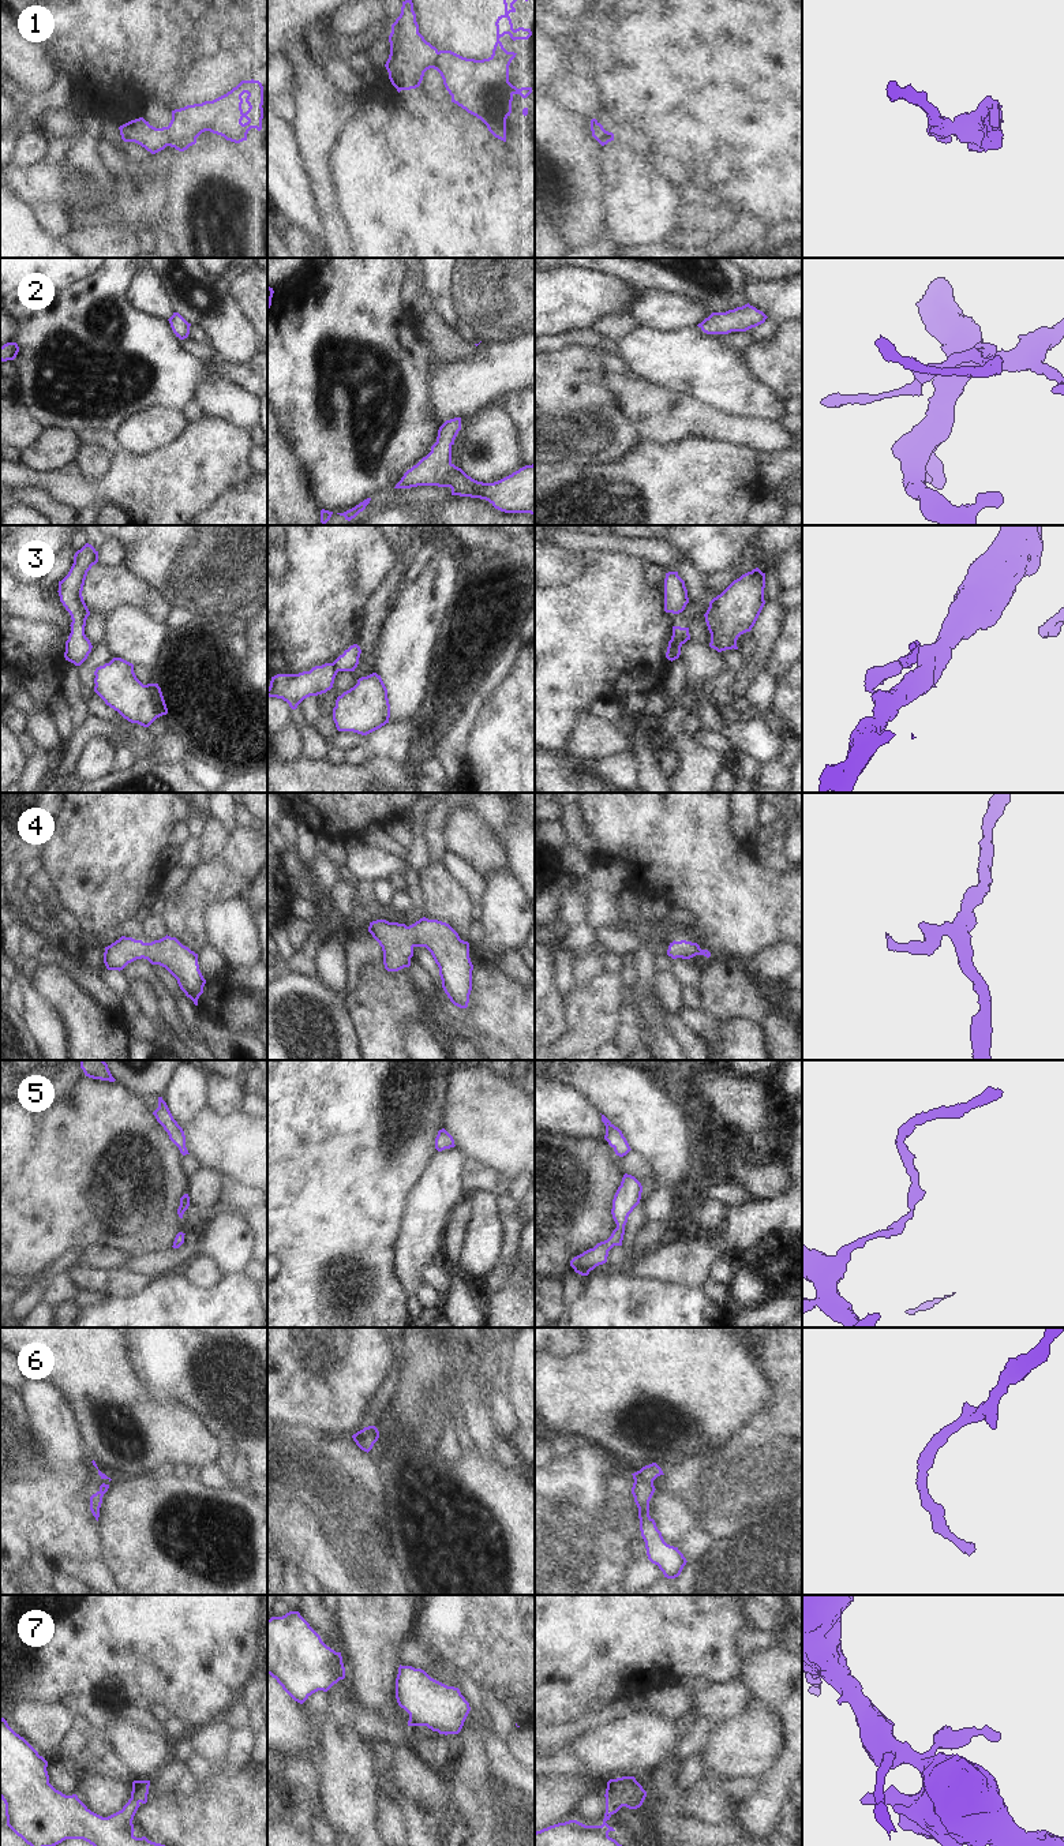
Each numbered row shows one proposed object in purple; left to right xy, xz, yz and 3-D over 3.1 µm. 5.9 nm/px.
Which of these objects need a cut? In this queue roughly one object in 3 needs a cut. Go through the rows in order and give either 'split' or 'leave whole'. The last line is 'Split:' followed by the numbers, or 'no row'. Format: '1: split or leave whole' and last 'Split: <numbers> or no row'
1: split
2: leave whole
3: split
4: leave whole
5: leave whole
6: leave whole
7: leave whole
Split: 1, 3

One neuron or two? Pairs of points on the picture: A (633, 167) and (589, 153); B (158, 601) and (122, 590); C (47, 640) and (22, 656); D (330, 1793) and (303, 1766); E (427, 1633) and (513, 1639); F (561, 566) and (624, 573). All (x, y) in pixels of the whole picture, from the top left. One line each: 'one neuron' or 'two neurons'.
A: two neurons
B: one neuron
C: one neuron
D: two neurons
E: one neuron
F: two neurons

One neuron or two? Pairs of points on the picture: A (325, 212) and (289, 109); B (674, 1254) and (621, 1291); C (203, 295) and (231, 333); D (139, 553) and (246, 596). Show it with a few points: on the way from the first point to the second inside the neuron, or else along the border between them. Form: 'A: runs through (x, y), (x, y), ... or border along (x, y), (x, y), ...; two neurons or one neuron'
A: border along (289, 94), (295, 105), (295, 116), (291, 123); two neurons
B: border along (632, 1270), (659, 1276), (675, 1284); two neurons
C: runs through (212, 304), (225, 324); one neuron
D: runs through (165, 553), (202, 553), (220, 570); one neuron

